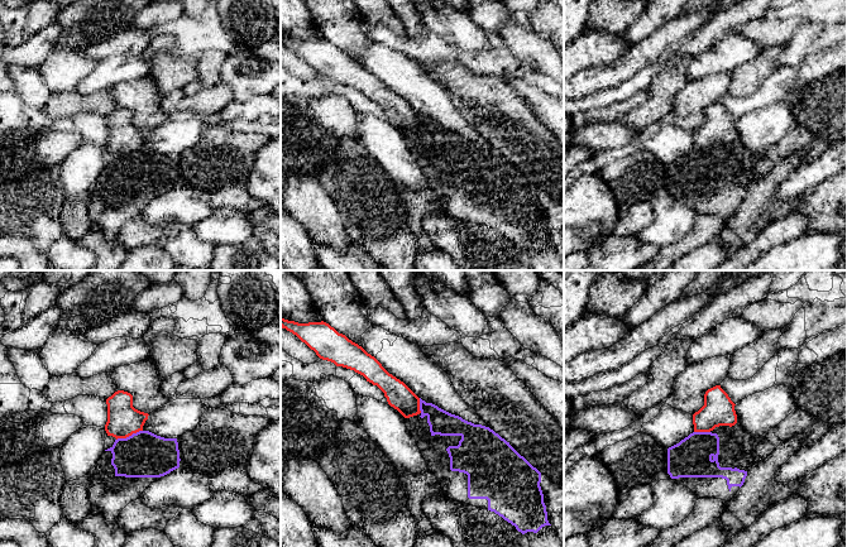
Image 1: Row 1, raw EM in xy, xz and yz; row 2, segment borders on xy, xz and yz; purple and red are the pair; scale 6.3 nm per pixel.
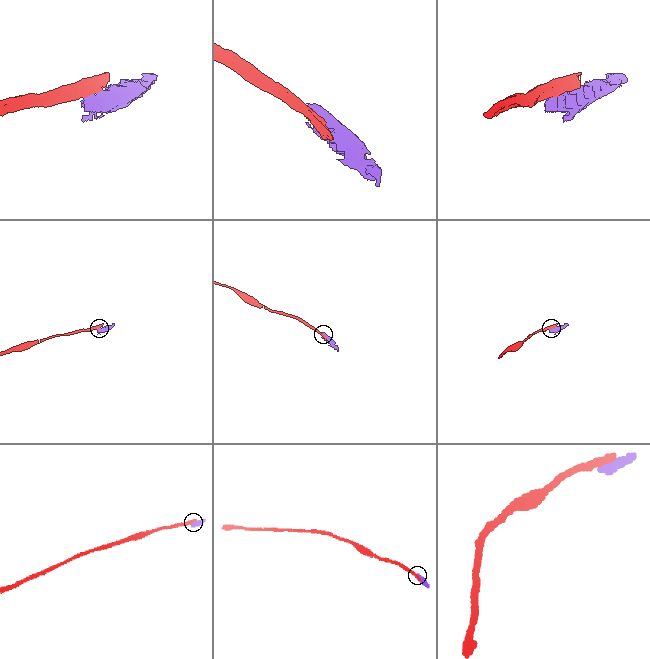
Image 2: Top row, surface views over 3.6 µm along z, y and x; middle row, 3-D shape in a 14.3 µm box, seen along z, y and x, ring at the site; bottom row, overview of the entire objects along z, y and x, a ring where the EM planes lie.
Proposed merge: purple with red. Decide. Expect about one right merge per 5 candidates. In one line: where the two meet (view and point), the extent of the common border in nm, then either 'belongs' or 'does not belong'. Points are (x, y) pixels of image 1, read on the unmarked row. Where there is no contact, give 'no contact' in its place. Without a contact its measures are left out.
contact xy (129, 153); length 180 nm; does not belong

